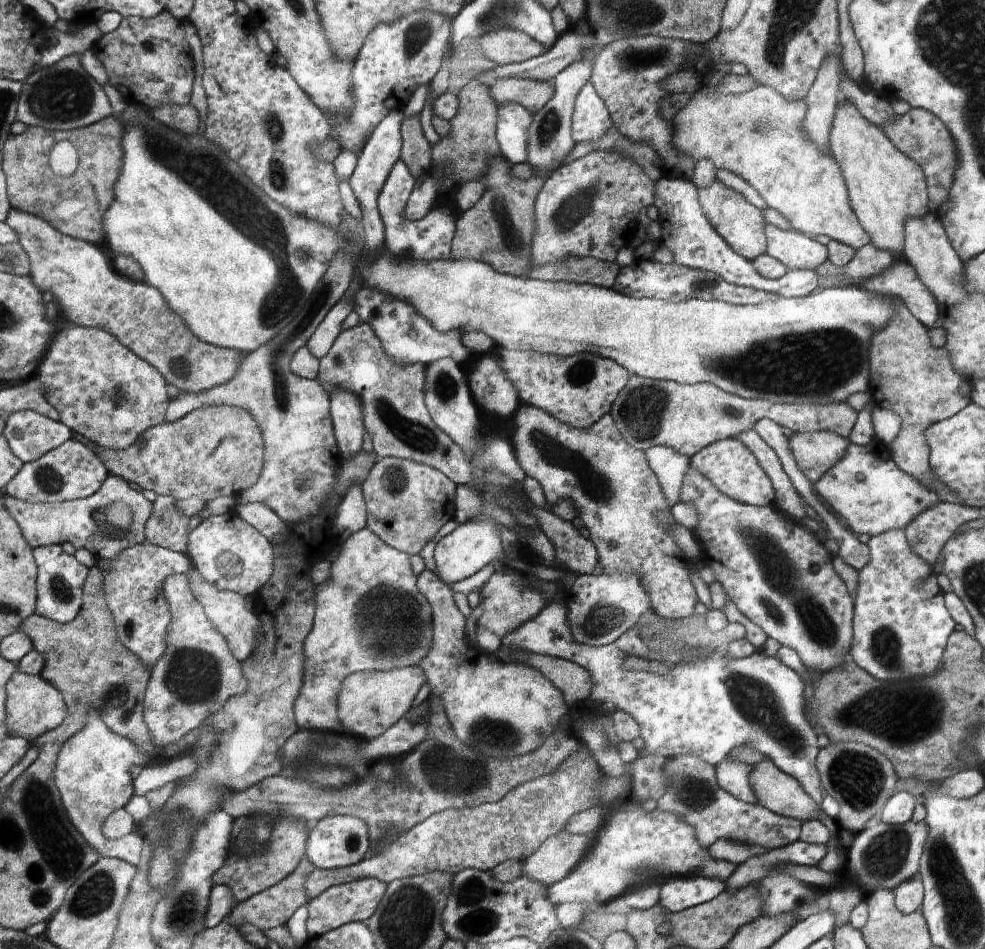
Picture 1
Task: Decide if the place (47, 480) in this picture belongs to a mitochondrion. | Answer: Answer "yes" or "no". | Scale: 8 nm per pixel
yes

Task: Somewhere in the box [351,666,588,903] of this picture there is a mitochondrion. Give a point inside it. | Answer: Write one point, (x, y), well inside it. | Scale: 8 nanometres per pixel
(453, 772)

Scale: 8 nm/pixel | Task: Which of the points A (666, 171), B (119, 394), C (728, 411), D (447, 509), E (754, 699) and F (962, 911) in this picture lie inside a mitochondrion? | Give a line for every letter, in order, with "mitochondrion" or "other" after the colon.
A: other
B: mitochondrion
C: mitochondrion
D: other
E: mitochondrion
F: mitochondrion

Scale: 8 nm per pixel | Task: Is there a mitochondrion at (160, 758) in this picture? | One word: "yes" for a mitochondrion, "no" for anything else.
no

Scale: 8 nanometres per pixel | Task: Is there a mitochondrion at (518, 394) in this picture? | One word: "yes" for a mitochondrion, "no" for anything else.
no

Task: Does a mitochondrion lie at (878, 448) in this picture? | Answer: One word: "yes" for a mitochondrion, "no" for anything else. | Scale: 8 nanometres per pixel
no

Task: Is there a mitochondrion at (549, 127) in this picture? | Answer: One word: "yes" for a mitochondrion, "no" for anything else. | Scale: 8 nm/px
yes

